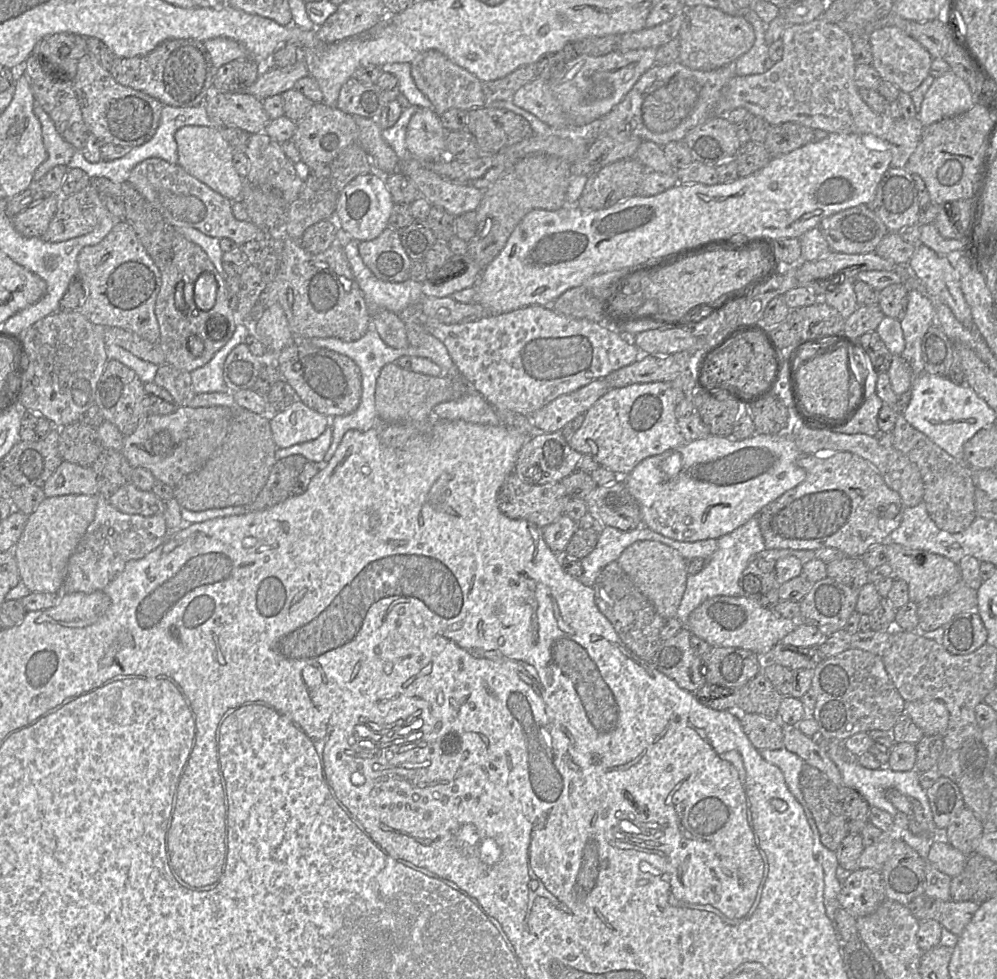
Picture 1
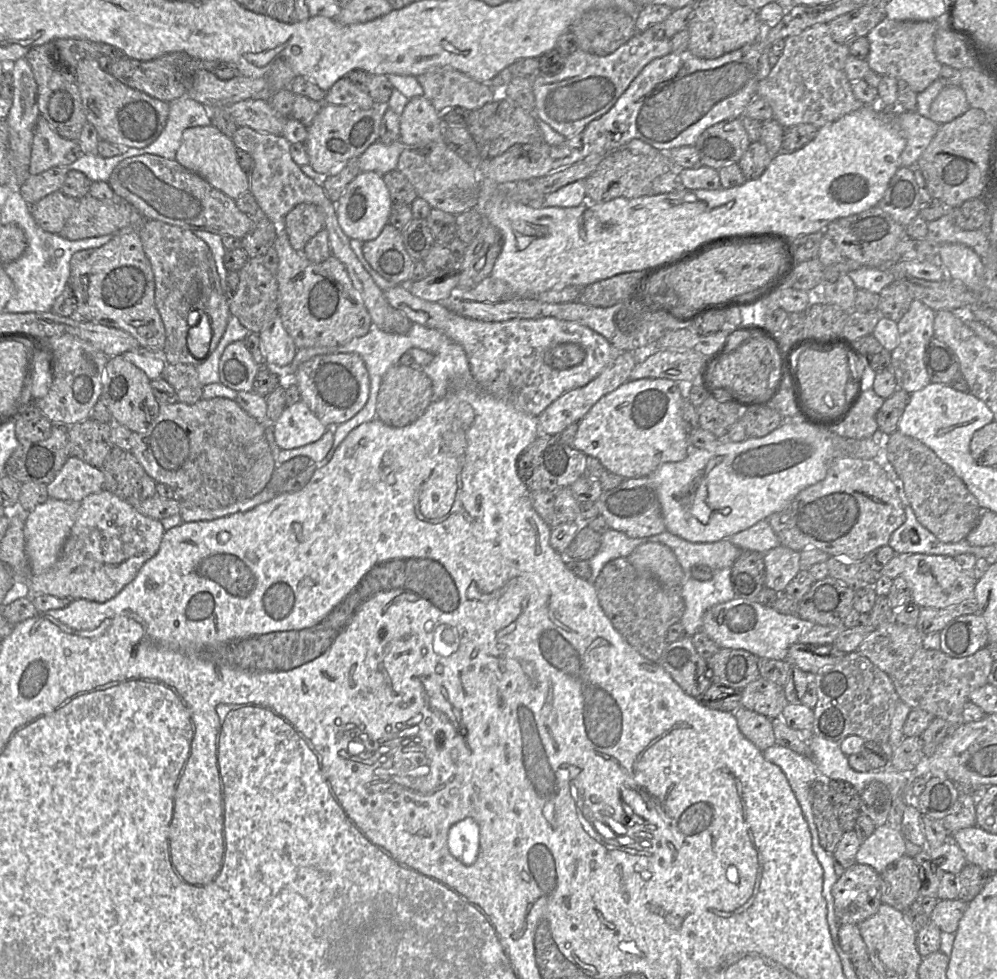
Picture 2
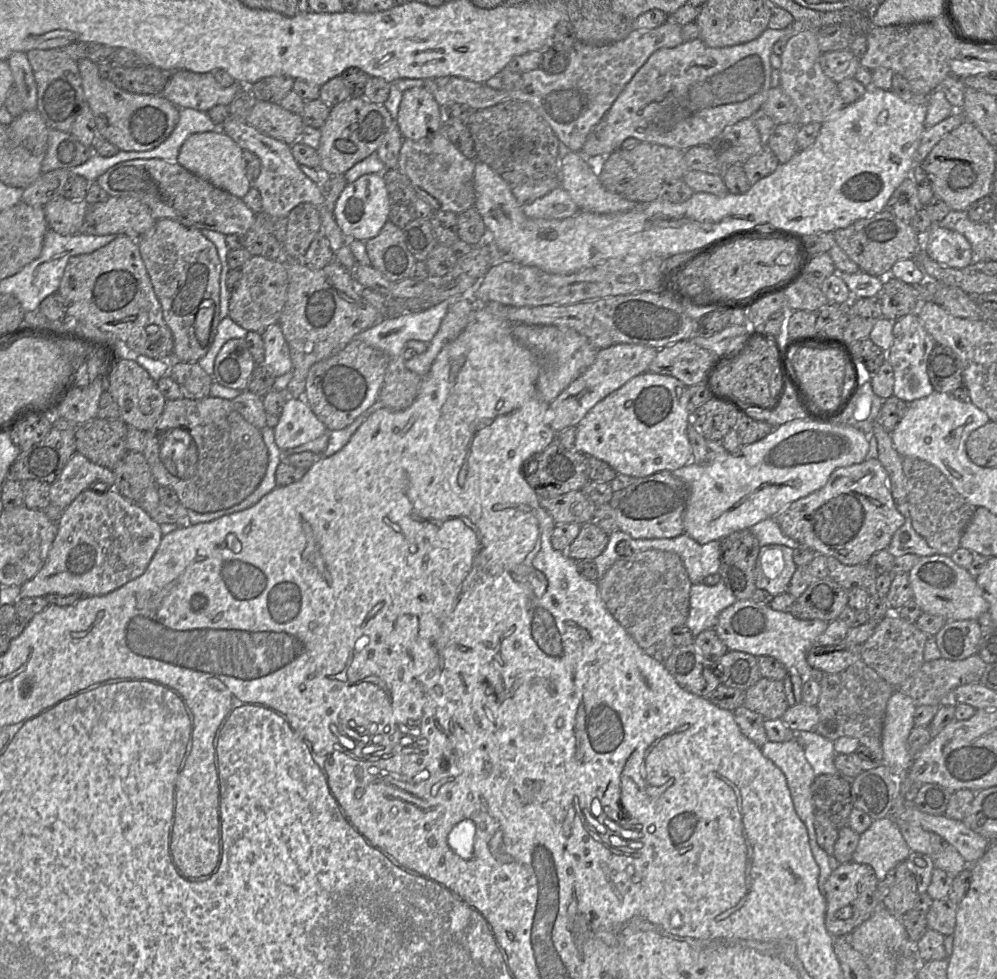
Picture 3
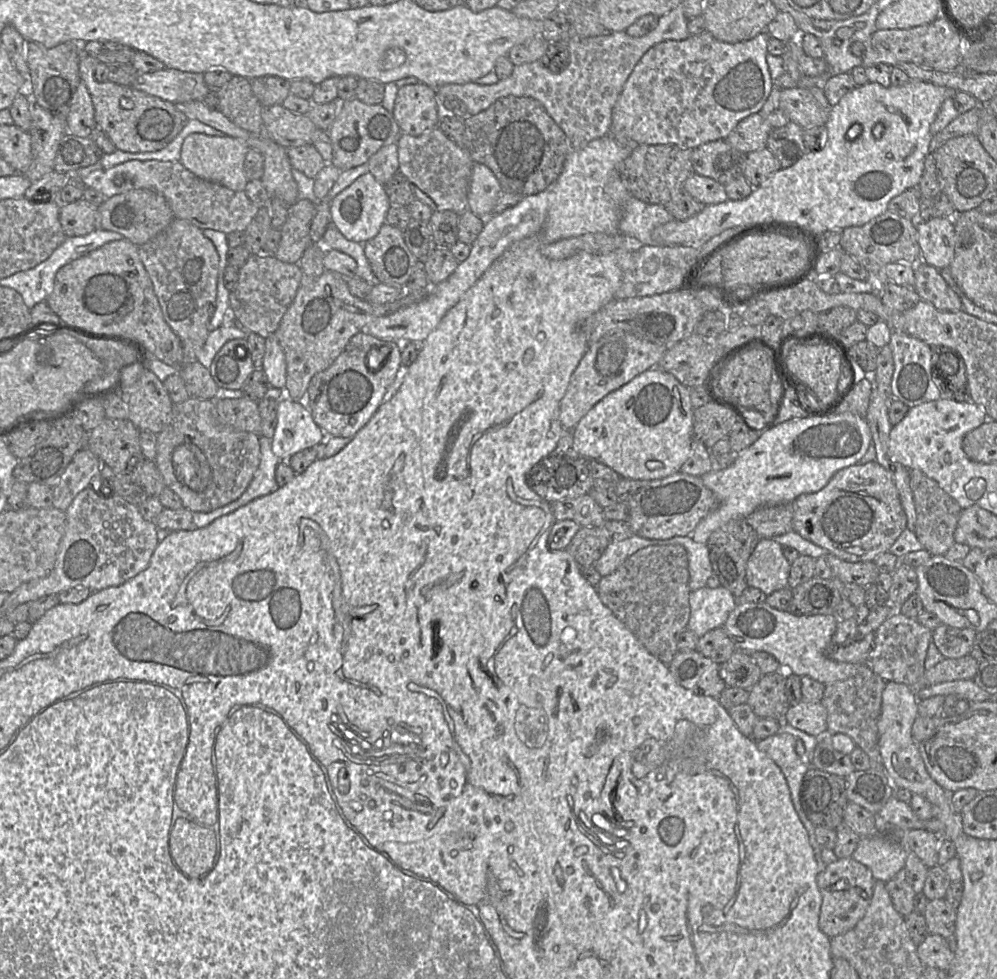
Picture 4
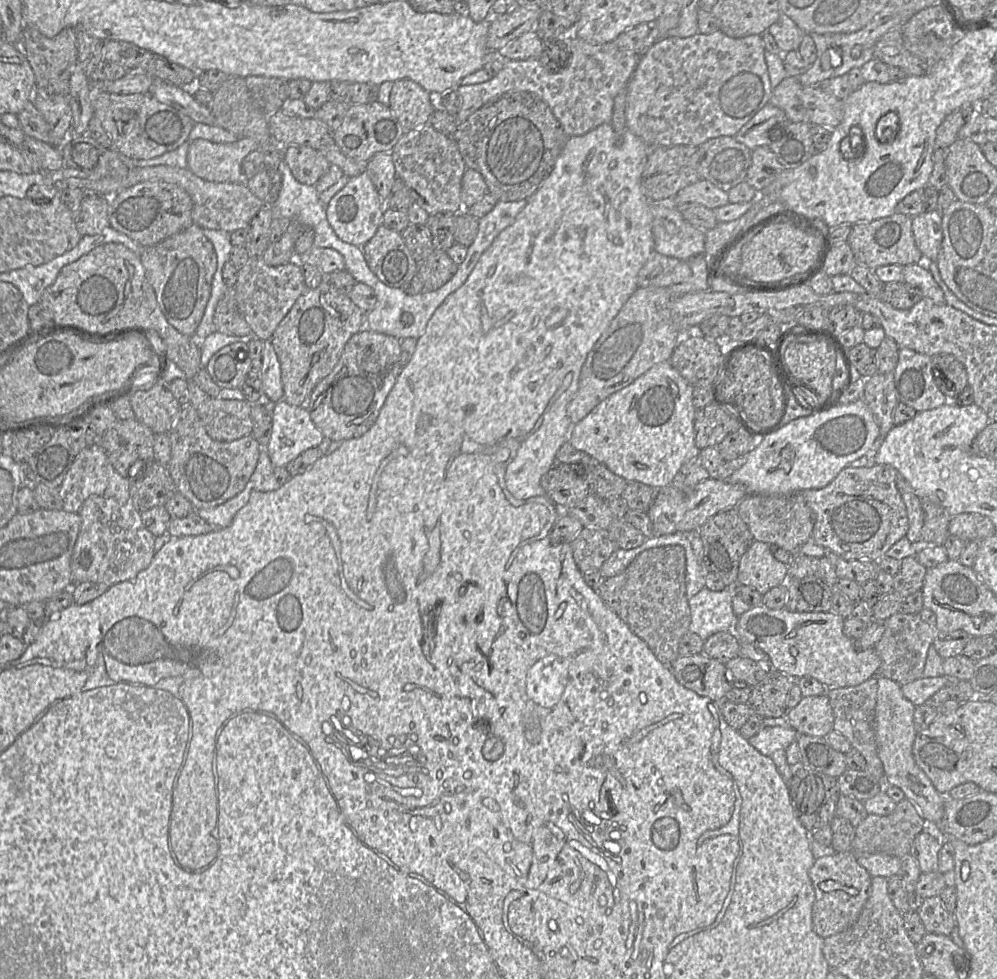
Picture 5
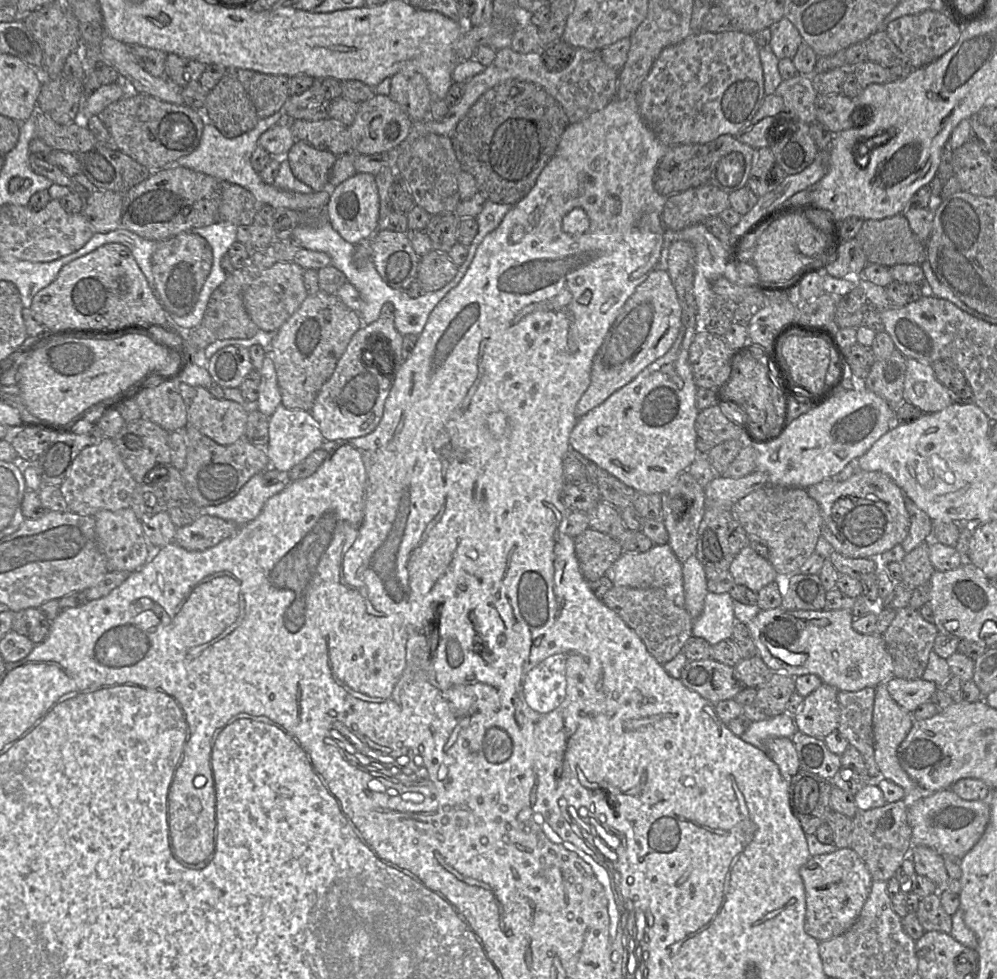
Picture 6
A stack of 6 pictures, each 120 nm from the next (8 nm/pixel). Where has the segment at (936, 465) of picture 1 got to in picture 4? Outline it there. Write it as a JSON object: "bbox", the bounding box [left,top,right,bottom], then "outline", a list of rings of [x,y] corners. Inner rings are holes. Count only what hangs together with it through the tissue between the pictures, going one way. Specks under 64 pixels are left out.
{"bbox":[909,469,962,556],"outline":[[[909,469],[910,487],[913,492],[916,509],[915,534],[932,556],[945,555],[955,543],[954,532],[956,530],[962,508],[939,484],[918,469]]]}

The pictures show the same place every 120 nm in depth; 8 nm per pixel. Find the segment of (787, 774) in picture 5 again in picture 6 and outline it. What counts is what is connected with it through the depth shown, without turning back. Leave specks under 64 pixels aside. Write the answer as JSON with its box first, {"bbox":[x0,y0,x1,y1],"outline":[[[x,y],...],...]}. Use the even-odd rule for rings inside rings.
{"bbox":[740,712,797,748],"outline":[[[787,712],[760,721],[752,721],[749,728],[740,736],[742,740],[763,748],[766,740],[776,737],[791,737],[797,731],[794,718]]]}

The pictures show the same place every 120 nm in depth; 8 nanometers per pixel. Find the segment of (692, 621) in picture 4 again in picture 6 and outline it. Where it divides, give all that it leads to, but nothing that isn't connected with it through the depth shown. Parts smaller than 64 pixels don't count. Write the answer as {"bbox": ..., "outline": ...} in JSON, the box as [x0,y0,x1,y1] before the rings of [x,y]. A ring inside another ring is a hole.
{"bbox":[692,591,759,646],"outline":[[[708,591],[703,611],[693,621],[692,635],[705,639],[713,646],[732,638],[737,620],[748,624],[759,612],[757,604],[745,605],[734,601],[729,592]]]}

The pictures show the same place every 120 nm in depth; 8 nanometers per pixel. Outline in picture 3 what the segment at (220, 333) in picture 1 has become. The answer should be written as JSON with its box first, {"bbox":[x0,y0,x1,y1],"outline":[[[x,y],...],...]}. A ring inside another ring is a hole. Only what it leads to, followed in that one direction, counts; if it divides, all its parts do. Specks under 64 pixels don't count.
{"bbox":[137,218,222,363],"outline":[[[168,218],[158,219],[148,231],[137,238],[137,243],[154,292],[161,304],[163,319],[173,336],[172,359],[185,363],[198,362],[208,352],[220,323],[220,274],[222,266],[215,245],[199,229],[188,228]],[[206,300],[212,302],[213,320],[208,342],[206,345],[202,345],[196,338],[194,323],[201,303]]]}

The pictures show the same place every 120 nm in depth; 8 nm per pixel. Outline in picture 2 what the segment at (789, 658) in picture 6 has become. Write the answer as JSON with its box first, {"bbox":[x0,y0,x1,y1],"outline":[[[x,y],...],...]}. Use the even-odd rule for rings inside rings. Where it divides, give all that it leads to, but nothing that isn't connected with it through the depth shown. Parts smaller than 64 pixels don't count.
{"bbox":[702,598,815,660],"outline":[[[734,598],[709,608],[702,618],[702,631],[719,648],[744,649],[761,659],[786,660],[788,649],[815,625],[798,615],[784,615],[754,600]]]}

